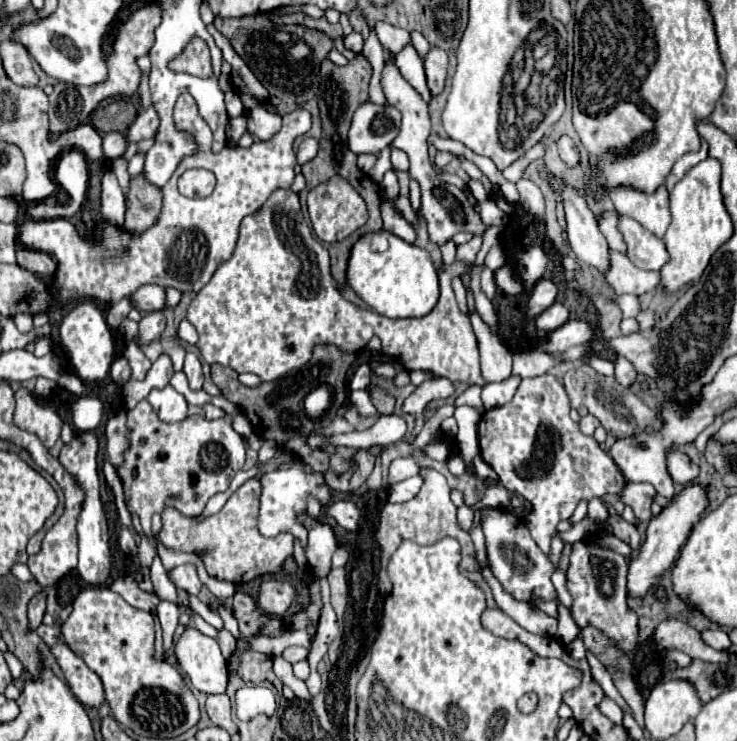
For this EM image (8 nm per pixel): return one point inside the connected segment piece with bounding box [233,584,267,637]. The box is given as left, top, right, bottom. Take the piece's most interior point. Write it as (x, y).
(249, 617)

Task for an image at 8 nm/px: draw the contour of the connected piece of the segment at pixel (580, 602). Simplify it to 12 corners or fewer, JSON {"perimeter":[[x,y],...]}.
{"perimeter":[[573,545],[567,589],[577,625],[629,657],[639,641],[627,561]]}

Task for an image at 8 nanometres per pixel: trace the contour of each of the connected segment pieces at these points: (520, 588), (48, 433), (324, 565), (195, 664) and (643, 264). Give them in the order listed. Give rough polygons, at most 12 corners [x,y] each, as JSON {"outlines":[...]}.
{"outlines":[[[483,507],[487,557],[515,601],[555,601],[525,521]],[[27,389],[15,393],[13,423],[37,435],[47,449],[63,419]],[[303,515],[307,561],[325,581],[337,549],[327,523]],[[187,627],[173,653],[197,691],[225,693],[227,659]],[[623,217],[619,231],[627,257],[645,271],[667,263],[665,243]]]}

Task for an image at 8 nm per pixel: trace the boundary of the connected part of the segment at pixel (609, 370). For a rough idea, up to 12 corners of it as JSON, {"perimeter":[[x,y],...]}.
{"perimeter":[[591,357],[591,365],[599,375],[613,377],[615,367],[607,359]]}

